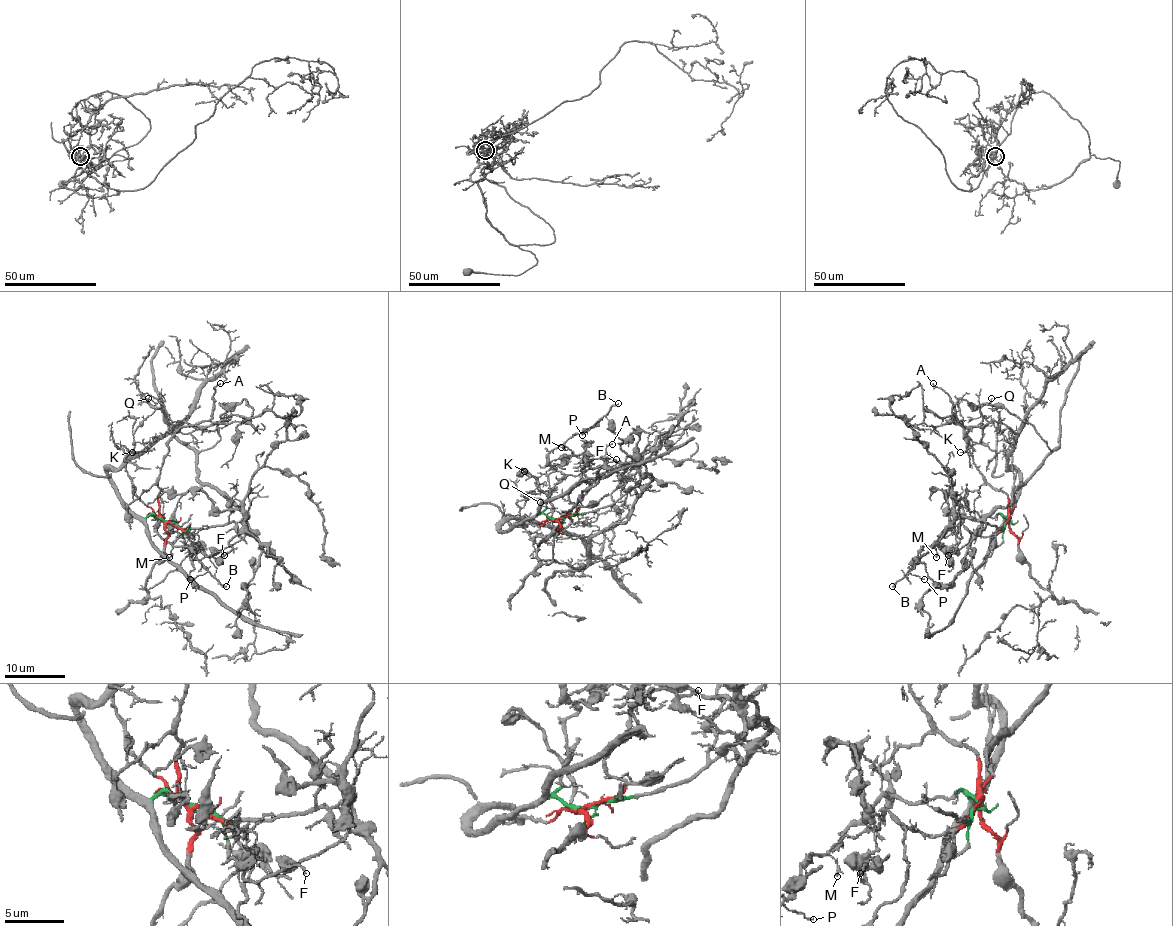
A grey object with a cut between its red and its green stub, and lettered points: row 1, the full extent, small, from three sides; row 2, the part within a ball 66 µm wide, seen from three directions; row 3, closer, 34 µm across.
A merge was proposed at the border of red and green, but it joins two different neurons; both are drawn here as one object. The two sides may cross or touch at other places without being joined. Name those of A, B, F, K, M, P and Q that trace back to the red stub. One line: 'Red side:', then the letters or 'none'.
Red side: A, F

